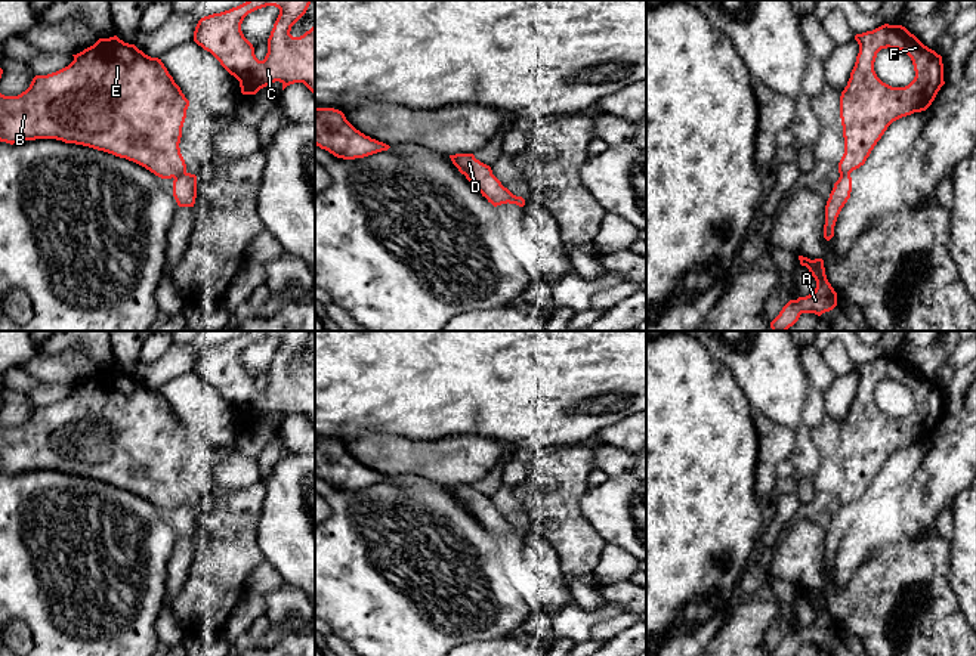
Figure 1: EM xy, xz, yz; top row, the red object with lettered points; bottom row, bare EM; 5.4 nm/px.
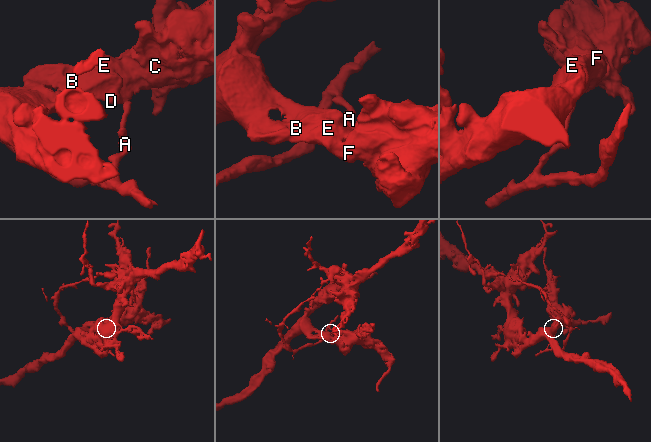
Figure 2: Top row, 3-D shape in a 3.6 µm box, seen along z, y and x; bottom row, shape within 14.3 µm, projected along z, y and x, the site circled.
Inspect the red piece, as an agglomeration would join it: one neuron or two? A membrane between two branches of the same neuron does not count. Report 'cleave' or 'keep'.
cleave

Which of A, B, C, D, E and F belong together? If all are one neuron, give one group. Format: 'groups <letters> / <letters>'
groups A / B C D E F

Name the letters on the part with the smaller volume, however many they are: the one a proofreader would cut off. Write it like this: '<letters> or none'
A

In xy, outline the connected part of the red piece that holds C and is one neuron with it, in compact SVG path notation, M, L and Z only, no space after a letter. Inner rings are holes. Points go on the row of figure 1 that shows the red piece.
M247 0L229 10L201 18L194 31L194 41L240 81L243 95L256 95L275 81L282 84L282 90L303 83L315 95L315 27L300 37L290 34L311 1ZM266 6L278 7L279 15L268 38L268 53L259 61L253 44L241 31L241 24L248 13Z

